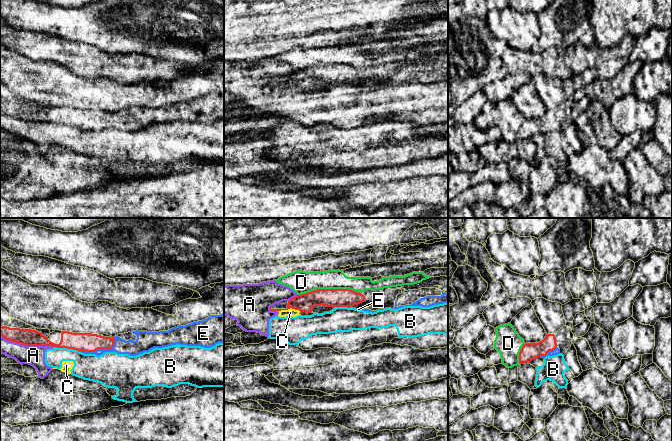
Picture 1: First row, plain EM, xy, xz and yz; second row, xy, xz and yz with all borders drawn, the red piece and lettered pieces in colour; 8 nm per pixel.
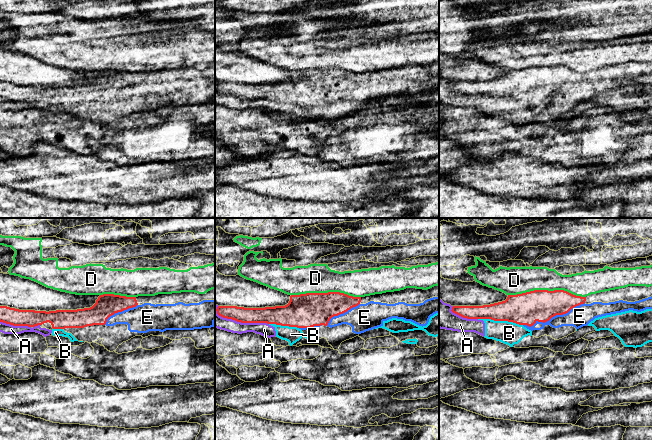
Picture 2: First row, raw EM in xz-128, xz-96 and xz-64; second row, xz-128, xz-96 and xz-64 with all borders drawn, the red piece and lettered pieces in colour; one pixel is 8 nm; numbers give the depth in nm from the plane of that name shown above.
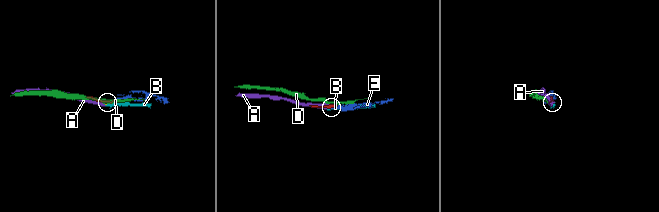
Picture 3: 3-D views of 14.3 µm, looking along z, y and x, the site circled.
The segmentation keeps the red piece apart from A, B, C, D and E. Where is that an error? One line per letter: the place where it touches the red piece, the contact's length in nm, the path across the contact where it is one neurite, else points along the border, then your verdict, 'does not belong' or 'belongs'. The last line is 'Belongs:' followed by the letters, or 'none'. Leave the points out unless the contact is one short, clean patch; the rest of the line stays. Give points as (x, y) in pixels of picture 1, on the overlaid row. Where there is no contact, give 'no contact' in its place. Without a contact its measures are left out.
A: xy (26, 345) | 440 nm | does not belong
B: xy (68, 348) | 240 nm | does not belong
C: xz (289, 308) | 180 nm | does not belong
D: xz (328, 289) | 500 nm | does not belong
E: xy (101, 348) | 300 nm | belongs
Belongs: E

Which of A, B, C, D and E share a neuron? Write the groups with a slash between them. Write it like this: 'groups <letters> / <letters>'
groups A B C / D / E

